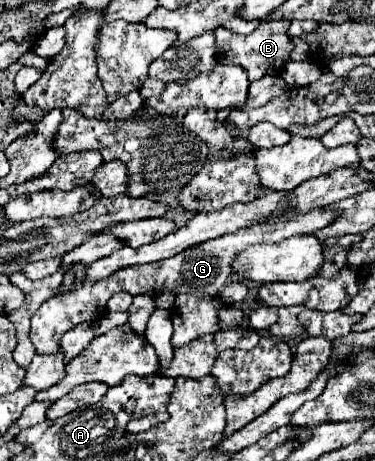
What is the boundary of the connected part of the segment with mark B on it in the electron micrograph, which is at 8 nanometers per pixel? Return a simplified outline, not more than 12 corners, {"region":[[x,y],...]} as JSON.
{"region":[[289,20],[251,34],[217,28],[217,60],[249,80],[277,76],[295,48]]}

